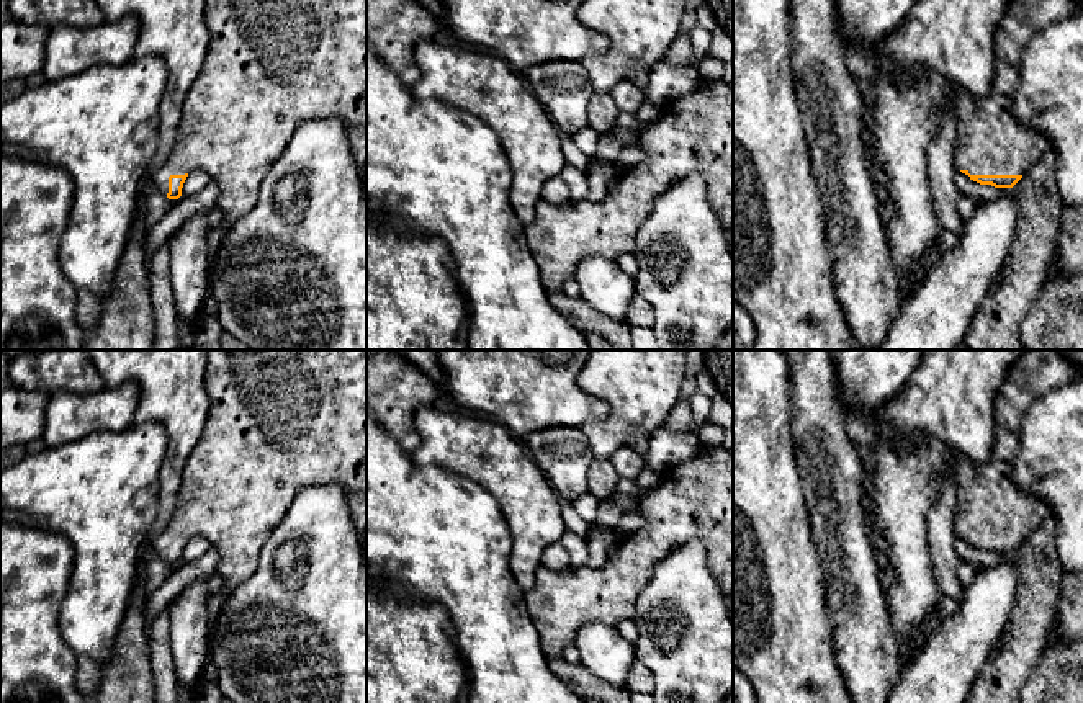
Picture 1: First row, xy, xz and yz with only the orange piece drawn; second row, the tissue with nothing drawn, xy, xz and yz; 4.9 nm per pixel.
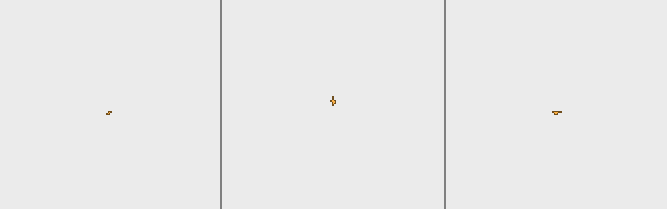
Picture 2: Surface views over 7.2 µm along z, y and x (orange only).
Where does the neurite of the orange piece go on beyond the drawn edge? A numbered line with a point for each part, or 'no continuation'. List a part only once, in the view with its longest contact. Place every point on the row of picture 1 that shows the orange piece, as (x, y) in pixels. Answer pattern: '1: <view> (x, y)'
1: yz (990, 141)

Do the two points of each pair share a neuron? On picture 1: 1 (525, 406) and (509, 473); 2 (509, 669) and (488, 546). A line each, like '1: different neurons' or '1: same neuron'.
1: different neurons
2: same neuron

